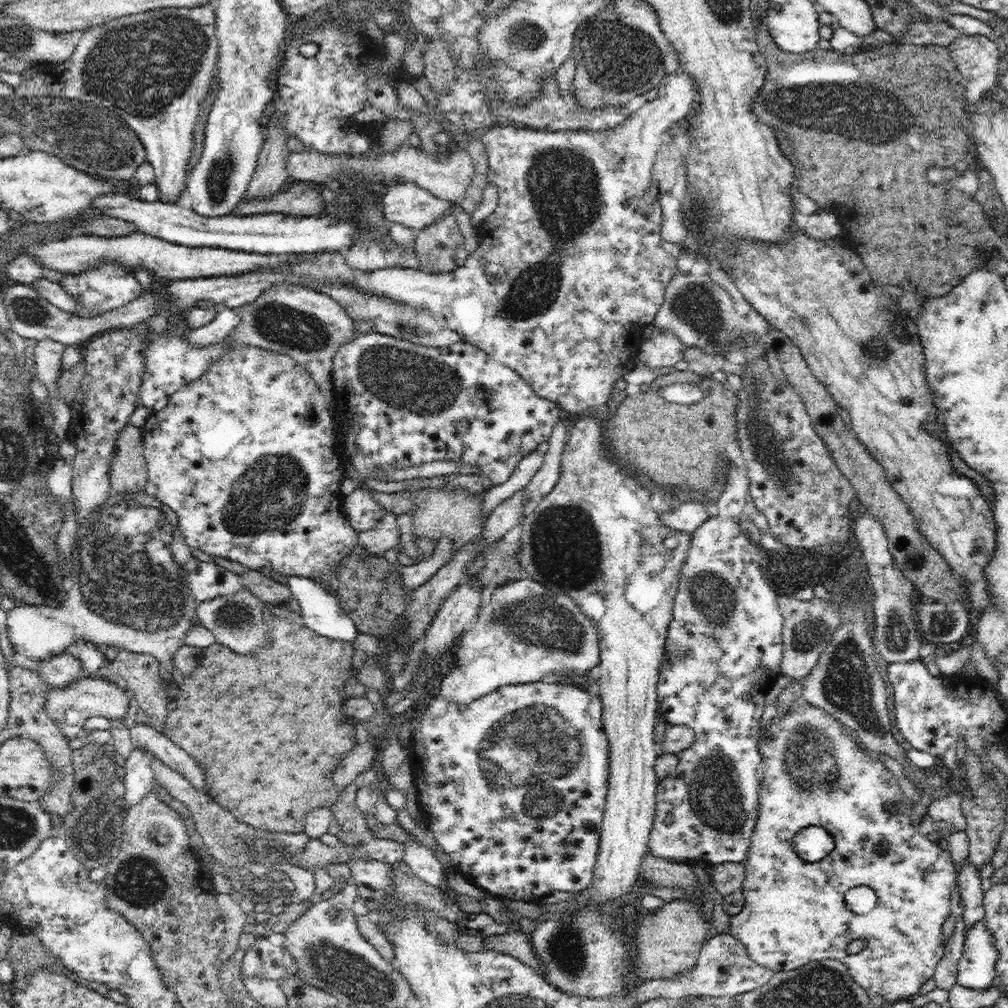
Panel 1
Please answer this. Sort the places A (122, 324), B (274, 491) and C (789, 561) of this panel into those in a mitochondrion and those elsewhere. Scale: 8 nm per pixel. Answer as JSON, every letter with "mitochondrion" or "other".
{"A":"other","B":"mitochondrion","C":"mitochondrion"}

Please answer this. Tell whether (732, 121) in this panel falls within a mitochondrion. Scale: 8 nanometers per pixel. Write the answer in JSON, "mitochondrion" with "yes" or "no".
{"mitochondrion":"no"}

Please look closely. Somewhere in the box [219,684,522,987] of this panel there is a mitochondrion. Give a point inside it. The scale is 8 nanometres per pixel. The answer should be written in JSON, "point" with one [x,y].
{"point":[272,901]}

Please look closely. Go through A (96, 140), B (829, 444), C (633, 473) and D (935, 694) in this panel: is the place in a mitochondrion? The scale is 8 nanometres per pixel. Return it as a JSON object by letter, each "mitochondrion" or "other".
{"A":"mitochondrion","B":"other","C":"other","D":"other"}

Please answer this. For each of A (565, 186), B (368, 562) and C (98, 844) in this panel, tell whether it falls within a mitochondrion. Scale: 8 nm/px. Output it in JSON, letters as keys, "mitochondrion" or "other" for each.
{"A":"mitochondrion","B":"mitochondrion","C":"mitochondrion"}

